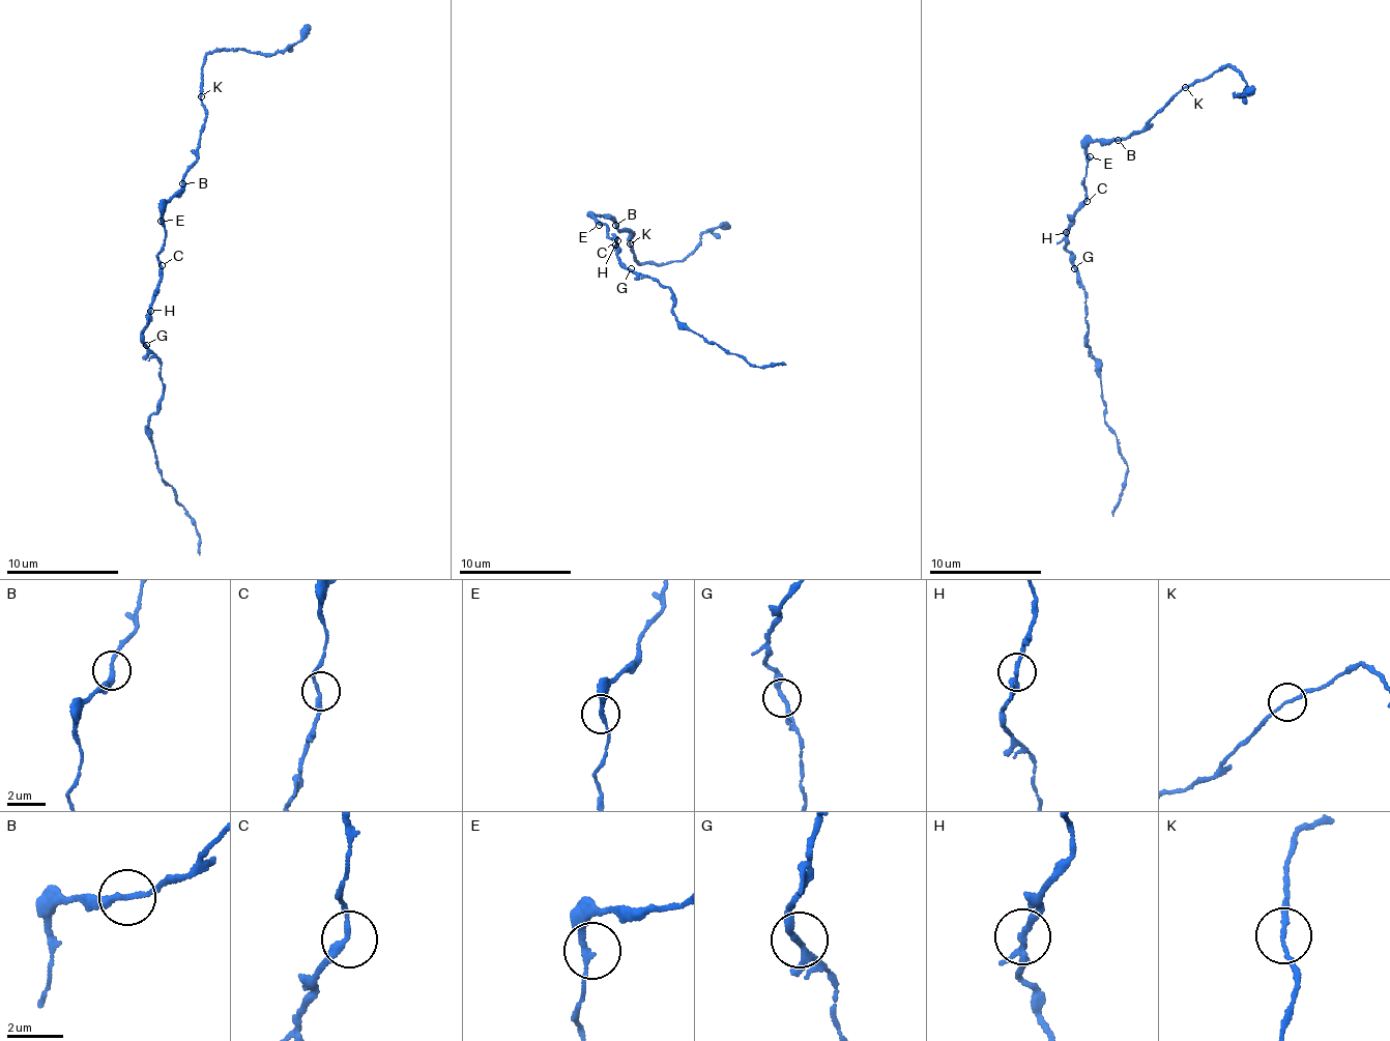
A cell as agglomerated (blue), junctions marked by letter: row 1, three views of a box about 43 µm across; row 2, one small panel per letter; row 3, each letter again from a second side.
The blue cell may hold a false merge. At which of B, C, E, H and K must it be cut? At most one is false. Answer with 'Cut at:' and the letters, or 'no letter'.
Cut at: H

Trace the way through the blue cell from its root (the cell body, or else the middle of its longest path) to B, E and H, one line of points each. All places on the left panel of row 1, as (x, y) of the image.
B: (161, 266), (156, 253), (166, 237), (162, 211), (182, 183)
E: (161, 266), (156, 253), (166, 237), (165, 224), (161, 221)
H: (161, 266), (149, 310)

